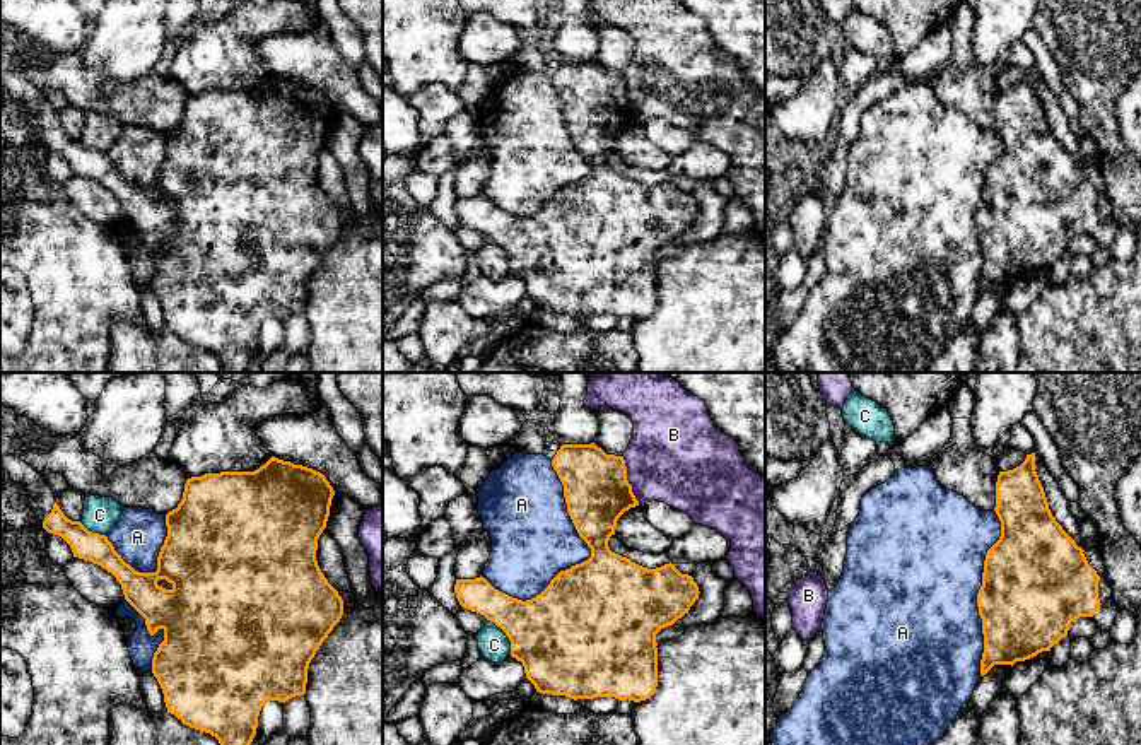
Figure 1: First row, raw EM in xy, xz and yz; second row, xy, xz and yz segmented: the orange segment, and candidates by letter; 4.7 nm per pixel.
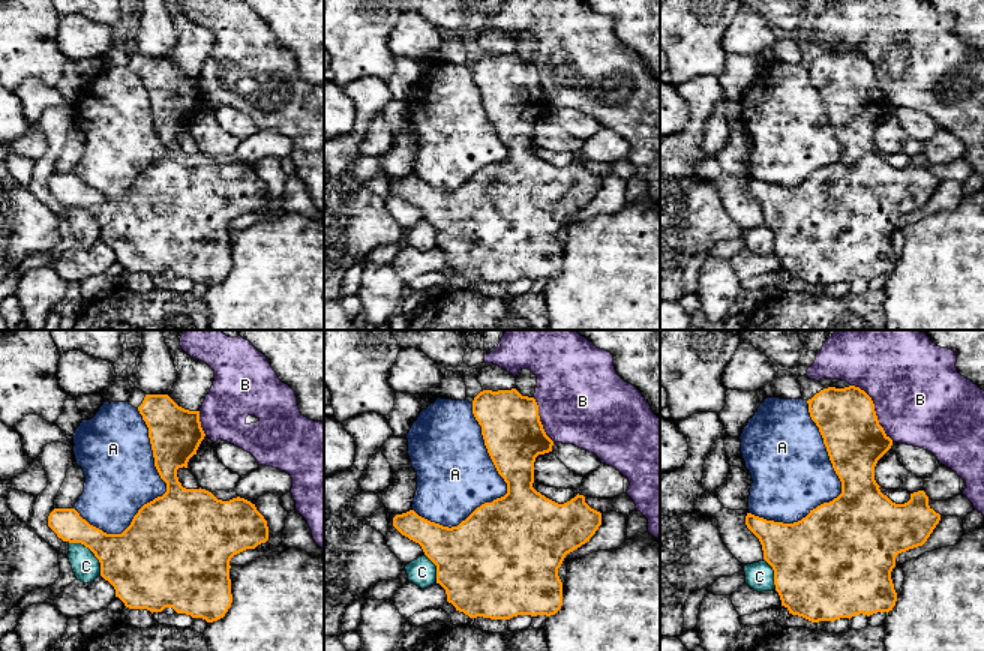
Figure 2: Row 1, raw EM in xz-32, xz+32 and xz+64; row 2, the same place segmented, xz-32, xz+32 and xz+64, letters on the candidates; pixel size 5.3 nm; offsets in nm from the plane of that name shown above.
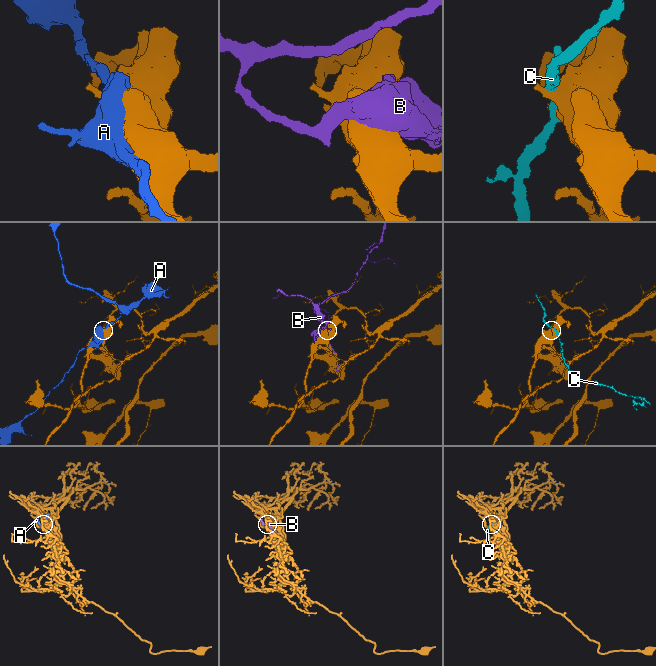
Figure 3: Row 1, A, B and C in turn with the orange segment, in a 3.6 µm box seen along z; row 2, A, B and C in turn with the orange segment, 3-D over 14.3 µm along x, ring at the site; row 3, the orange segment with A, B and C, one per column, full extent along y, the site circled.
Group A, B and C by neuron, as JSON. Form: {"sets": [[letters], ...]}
{"sets": [["A"], ["B"], ["C"]]}

